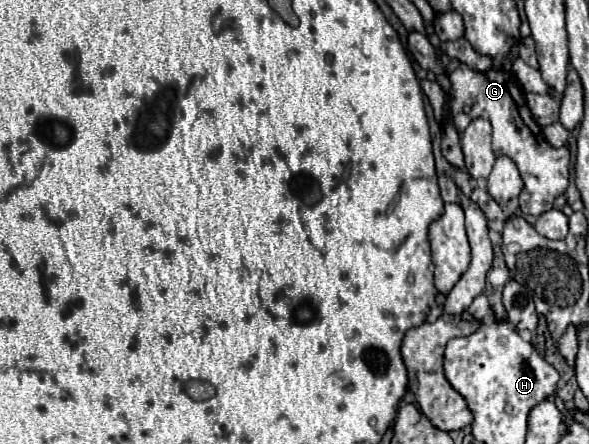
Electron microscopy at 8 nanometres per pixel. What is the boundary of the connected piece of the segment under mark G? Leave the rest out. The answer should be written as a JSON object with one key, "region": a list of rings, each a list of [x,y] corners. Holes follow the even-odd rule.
{"region":[[[461,63],[451,75],[451,119],[457,125],[457,131],[463,133],[465,127],[477,119],[485,117],[493,125],[493,153],[505,155],[515,161],[525,183],[519,195],[519,207],[523,213],[541,215],[553,207],[553,201],[565,193],[569,185],[569,149],[551,147],[543,135],[543,129],[531,117],[529,107],[525,105],[525,95],[513,71],[505,69],[487,69],[473,71]],[[463,105],[471,105],[471,113],[463,113]]]}

